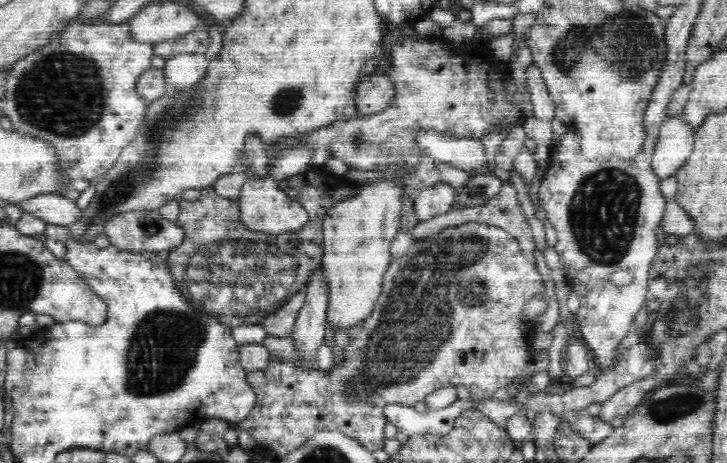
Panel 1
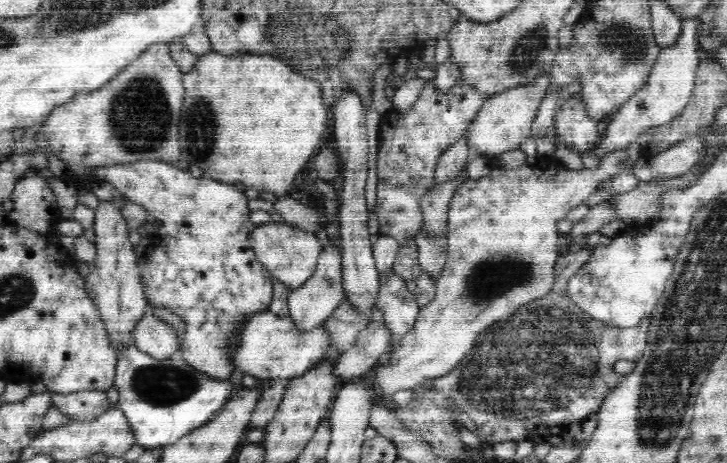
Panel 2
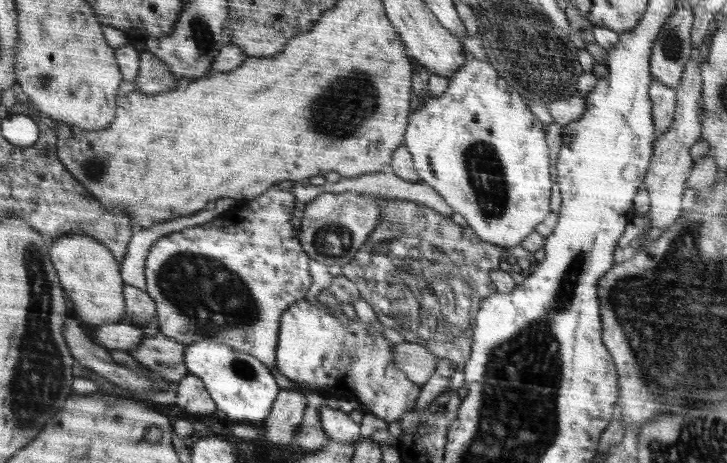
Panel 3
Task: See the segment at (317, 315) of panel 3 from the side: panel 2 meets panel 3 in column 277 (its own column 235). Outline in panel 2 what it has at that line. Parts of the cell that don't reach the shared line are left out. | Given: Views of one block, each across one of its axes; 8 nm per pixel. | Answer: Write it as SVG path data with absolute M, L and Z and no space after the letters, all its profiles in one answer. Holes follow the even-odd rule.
M266 311L258 318L250 317L250 326L242 334L242 346L238 346L238 358L233 358L234 369L257 379L294 379L318 366L324 352L330 352L329 328L322 323L310 331L301 330L290 316L279 316Z

